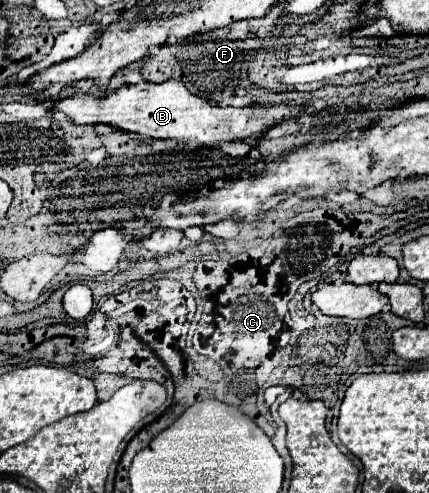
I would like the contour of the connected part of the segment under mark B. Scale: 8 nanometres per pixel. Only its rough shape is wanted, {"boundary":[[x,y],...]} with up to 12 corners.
{"boundary":[[139,82],[51,110],[159,140],[223,144],[299,114],[215,108],[181,82]]}

